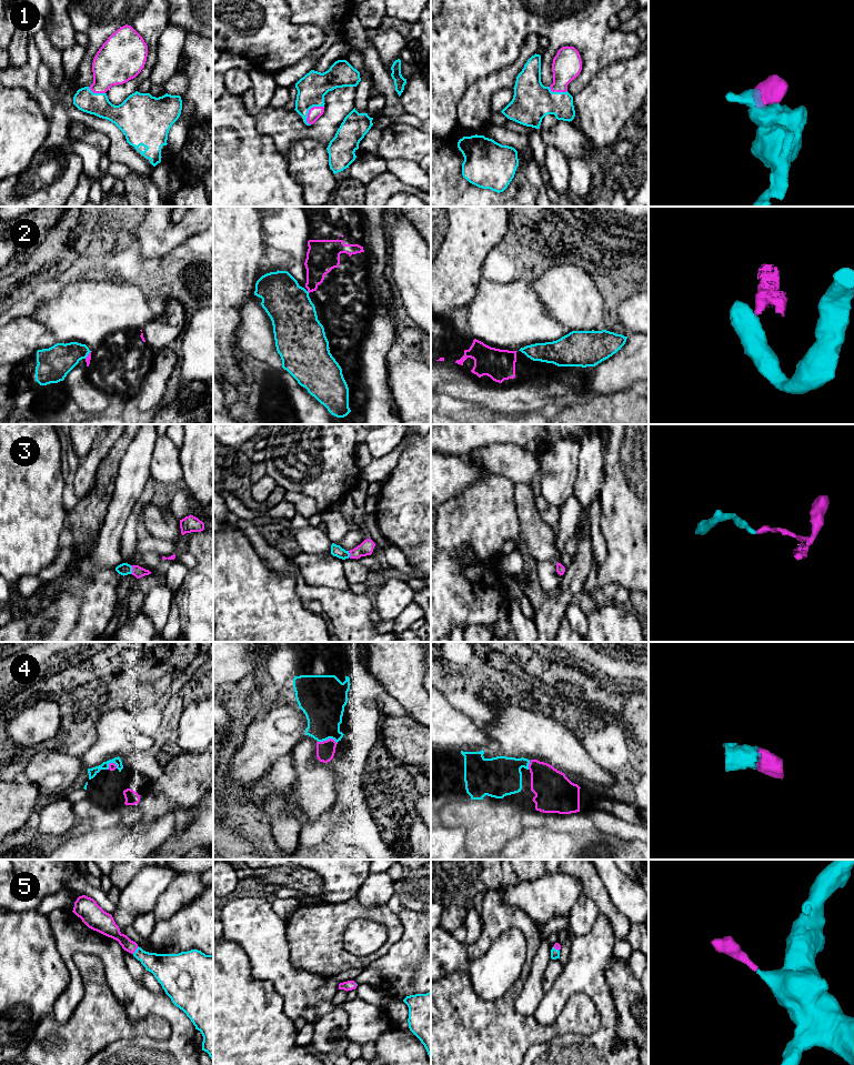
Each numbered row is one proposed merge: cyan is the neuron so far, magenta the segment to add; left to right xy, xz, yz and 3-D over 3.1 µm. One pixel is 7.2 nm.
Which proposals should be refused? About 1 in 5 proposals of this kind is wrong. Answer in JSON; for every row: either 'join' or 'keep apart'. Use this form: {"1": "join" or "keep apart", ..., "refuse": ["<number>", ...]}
{"1": "join", "2": "keep apart", "3": "join", "4": "join", "5": "join", "refuse": ["2"]}

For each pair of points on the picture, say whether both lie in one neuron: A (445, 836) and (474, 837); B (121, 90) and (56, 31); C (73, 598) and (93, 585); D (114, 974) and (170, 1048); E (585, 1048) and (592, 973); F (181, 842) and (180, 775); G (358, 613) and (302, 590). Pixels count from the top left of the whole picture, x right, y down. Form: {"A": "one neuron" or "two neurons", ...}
{"A": "two neurons", "B": "two neurons", "C": "two neurons", "D": "one neuron", "E": "one neuron", "F": "two neurons", "G": "one neuron"}

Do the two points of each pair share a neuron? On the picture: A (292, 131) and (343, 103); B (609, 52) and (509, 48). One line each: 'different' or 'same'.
A: same
B: same

